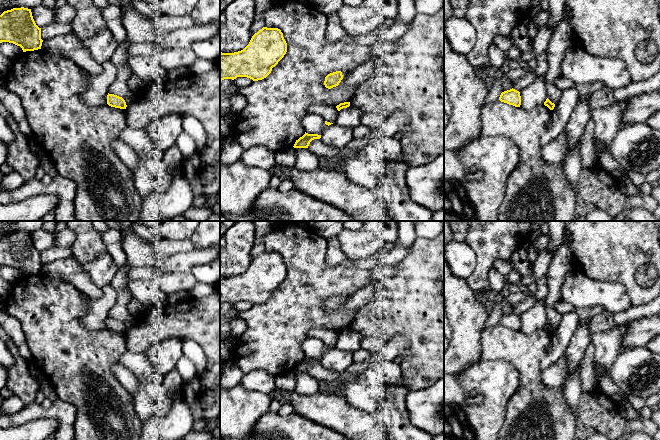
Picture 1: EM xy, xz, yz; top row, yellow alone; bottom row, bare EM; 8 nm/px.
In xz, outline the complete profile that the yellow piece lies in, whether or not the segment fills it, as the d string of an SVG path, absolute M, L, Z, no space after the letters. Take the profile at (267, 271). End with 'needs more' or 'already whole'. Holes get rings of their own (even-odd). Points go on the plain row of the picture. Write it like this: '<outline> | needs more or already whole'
M263 251L249 268L234 277L220 276L220 305L247 301L253 305L266 302L287 276L287 267L278 252Z | already whole

